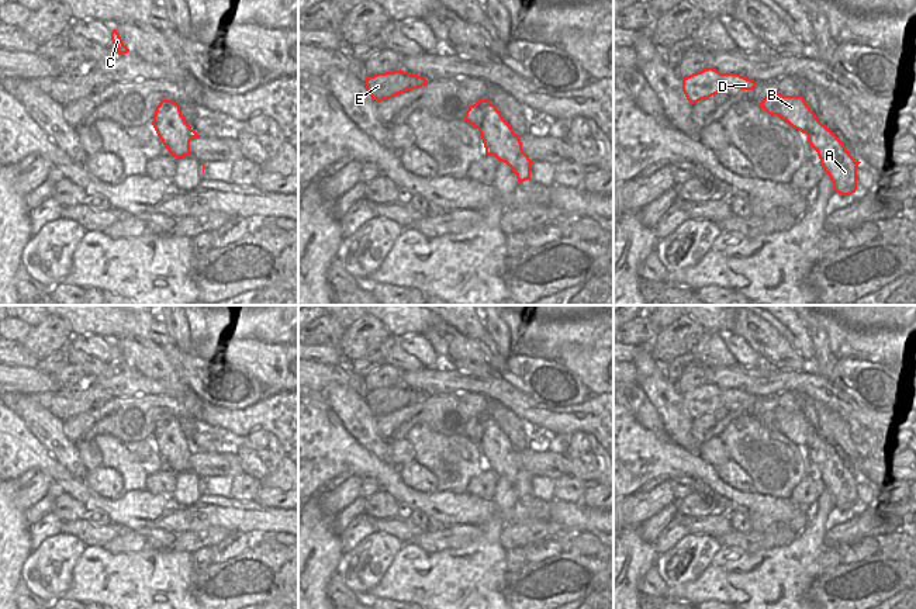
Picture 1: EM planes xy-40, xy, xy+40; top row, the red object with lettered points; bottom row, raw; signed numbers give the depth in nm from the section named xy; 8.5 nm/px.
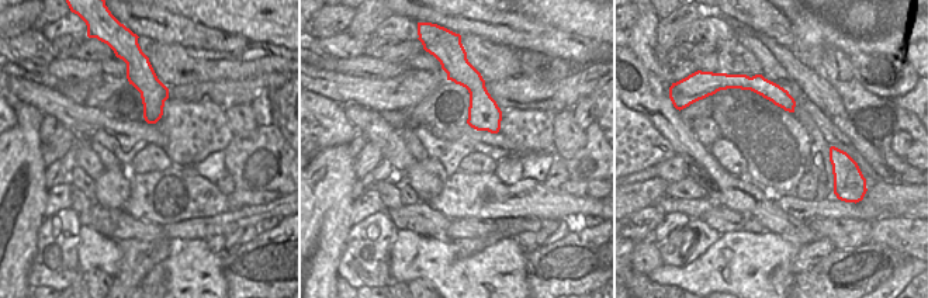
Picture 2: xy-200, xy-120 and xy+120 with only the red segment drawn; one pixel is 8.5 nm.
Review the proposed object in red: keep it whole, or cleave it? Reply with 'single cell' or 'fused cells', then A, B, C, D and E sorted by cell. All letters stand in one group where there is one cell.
fused cells; groups A C / B D E

